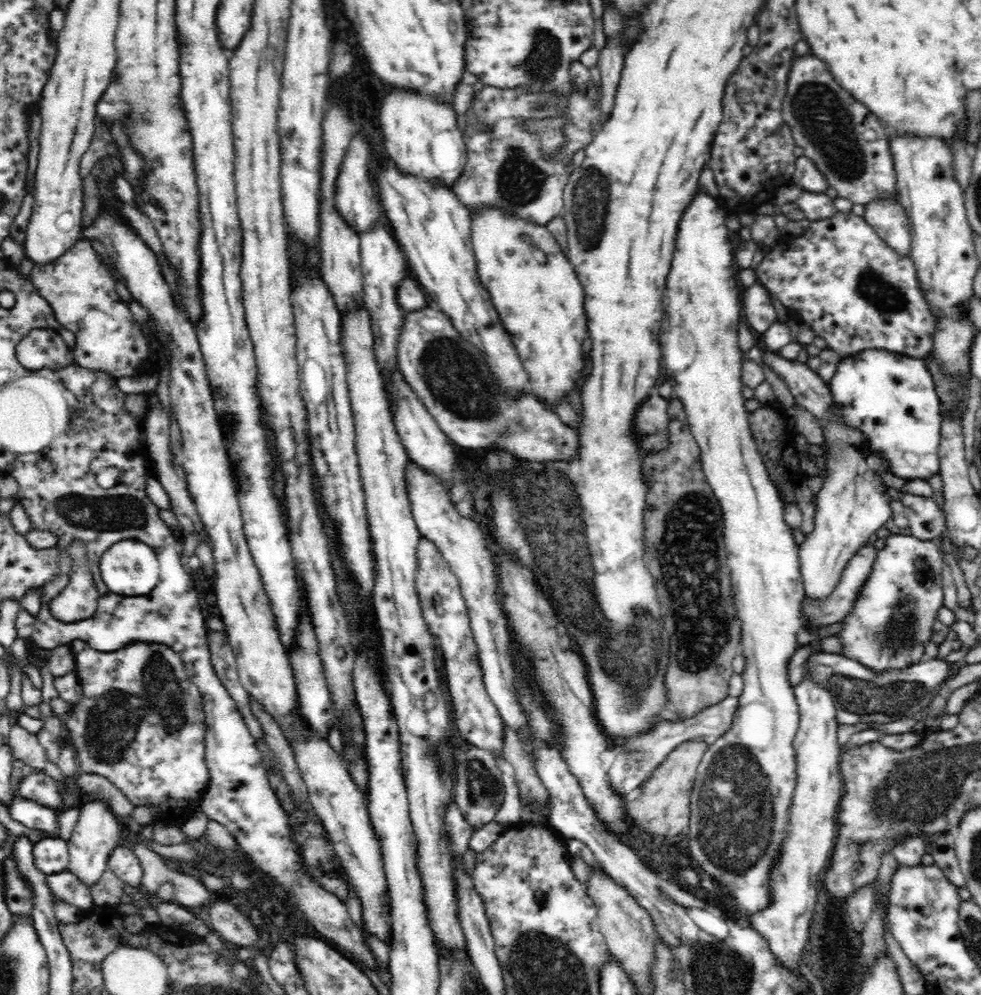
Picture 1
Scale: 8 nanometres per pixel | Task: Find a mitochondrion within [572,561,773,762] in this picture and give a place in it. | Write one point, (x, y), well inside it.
(636, 671)

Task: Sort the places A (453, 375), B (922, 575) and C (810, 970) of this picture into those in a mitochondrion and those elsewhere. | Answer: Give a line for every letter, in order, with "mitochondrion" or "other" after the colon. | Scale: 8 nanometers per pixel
A: mitochondrion
B: mitochondrion
C: other

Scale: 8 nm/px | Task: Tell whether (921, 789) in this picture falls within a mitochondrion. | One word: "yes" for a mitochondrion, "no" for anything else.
yes

